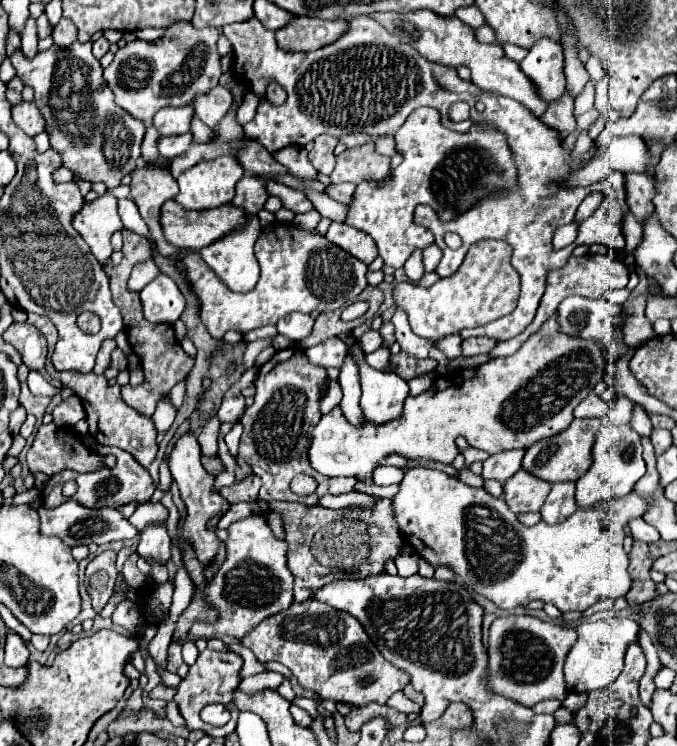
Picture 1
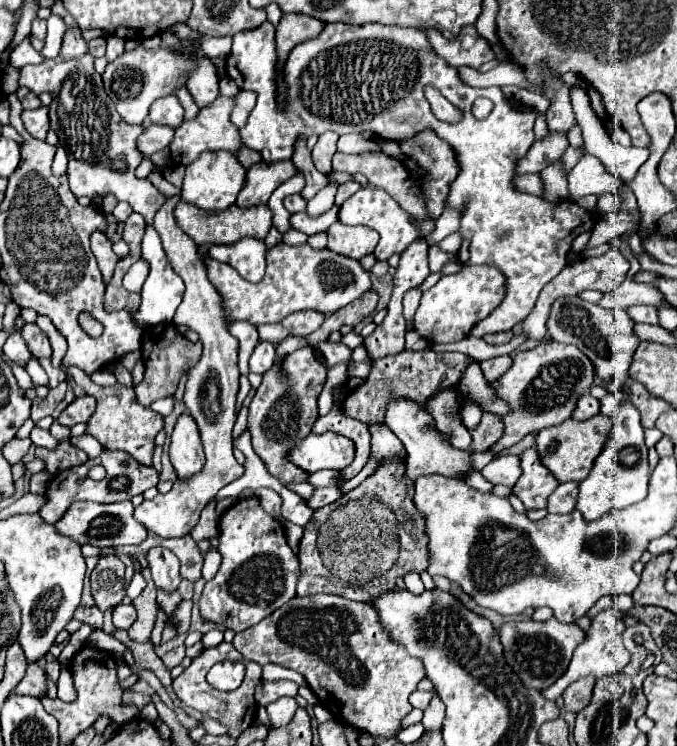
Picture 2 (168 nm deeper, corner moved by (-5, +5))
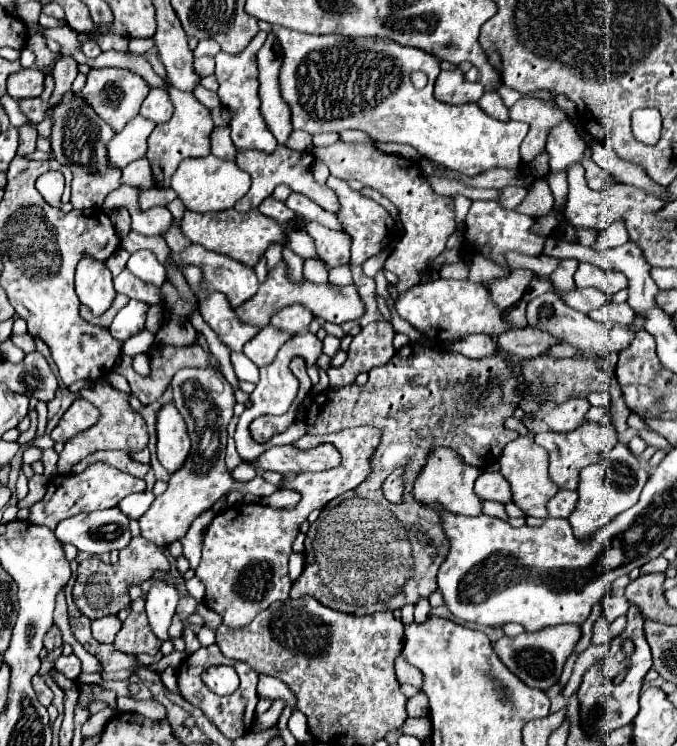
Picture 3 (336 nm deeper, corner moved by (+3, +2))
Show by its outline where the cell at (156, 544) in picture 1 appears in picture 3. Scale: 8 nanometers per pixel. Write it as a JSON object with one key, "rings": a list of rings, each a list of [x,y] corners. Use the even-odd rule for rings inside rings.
{"rings":[[[153,581],[151,591],[147,593],[147,619],[149,619],[149,627],[153,631],[153,635],[159,641],[167,641],[169,639],[169,625],[171,619],[175,615],[175,607],[177,607],[179,595],[175,591],[175,587],[165,585],[163,581]]]}

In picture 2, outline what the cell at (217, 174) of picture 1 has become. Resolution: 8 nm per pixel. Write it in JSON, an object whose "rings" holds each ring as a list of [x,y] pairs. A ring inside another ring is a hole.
{"rings":[[[227,150],[203,152],[185,170],[181,200],[189,202],[197,208],[203,208],[203,210],[225,210],[235,202],[243,184],[245,184],[245,168],[231,152],[227,152]]]}

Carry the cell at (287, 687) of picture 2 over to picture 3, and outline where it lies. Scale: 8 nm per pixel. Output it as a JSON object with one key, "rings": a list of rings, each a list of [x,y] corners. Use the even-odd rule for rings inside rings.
{"rings":[[[281,699],[273,701],[273,705],[269,707],[269,711],[265,711],[265,713],[261,713],[261,715],[255,717],[253,729],[269,729],[269,727],[273,727],[277,723],[283,707],[285,707],[285,701],[281,701]]]}

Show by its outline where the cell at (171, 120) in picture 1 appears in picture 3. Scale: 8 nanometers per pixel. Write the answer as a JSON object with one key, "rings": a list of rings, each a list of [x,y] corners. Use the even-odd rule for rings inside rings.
{"rings":[[[151,89],[141,105],[141,115],[155,123],[169,121],[173,113],[173,105],[169,101],[169,93],[165,89]]]}

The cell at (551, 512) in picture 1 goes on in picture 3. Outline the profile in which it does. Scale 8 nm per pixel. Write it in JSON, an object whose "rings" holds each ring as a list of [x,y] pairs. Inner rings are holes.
{"rings":[[[557,491],[557,495],[547,503],[549,509],[549,517],[563,517],[567,519],[569,513],[575,509],[577,505],[577,491]]]}

